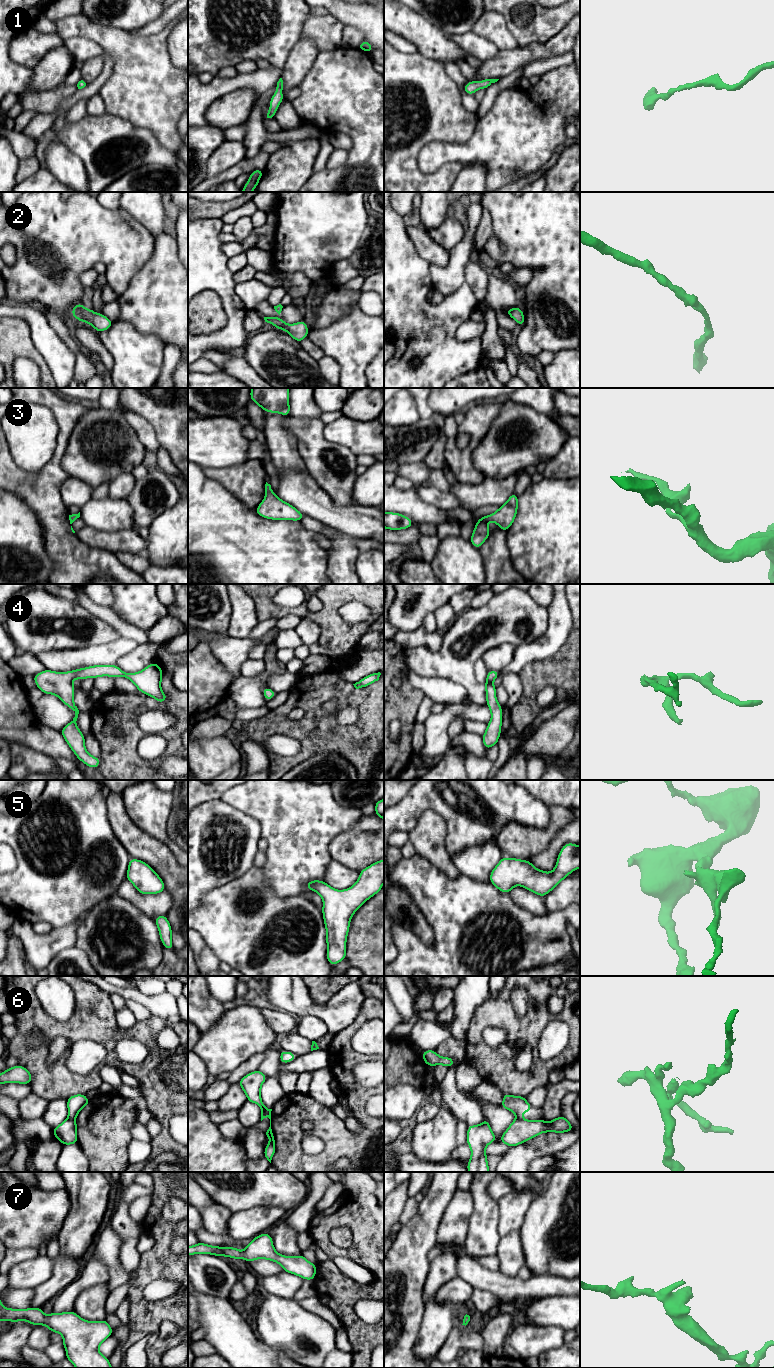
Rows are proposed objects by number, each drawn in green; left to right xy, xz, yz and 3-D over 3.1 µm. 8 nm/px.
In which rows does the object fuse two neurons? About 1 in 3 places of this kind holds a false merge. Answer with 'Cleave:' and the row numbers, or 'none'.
Cleave: 6

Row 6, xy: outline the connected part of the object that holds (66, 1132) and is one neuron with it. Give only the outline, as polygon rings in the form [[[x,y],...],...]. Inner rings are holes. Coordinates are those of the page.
[[[65,1119],[60,1125],[53,1128],[53,1134],[63,1145],[78,1143],[76,1120]]]

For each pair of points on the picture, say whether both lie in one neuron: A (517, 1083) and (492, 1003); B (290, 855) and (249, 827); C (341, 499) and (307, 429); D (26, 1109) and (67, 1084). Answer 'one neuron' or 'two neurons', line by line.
A: one neuron
B: two neurons
C: one neuron
D: two neurons

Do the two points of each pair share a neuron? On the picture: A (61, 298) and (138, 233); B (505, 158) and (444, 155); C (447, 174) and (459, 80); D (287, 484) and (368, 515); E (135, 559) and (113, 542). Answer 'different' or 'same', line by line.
A: same
B: same
C: different
D: same
E: different

